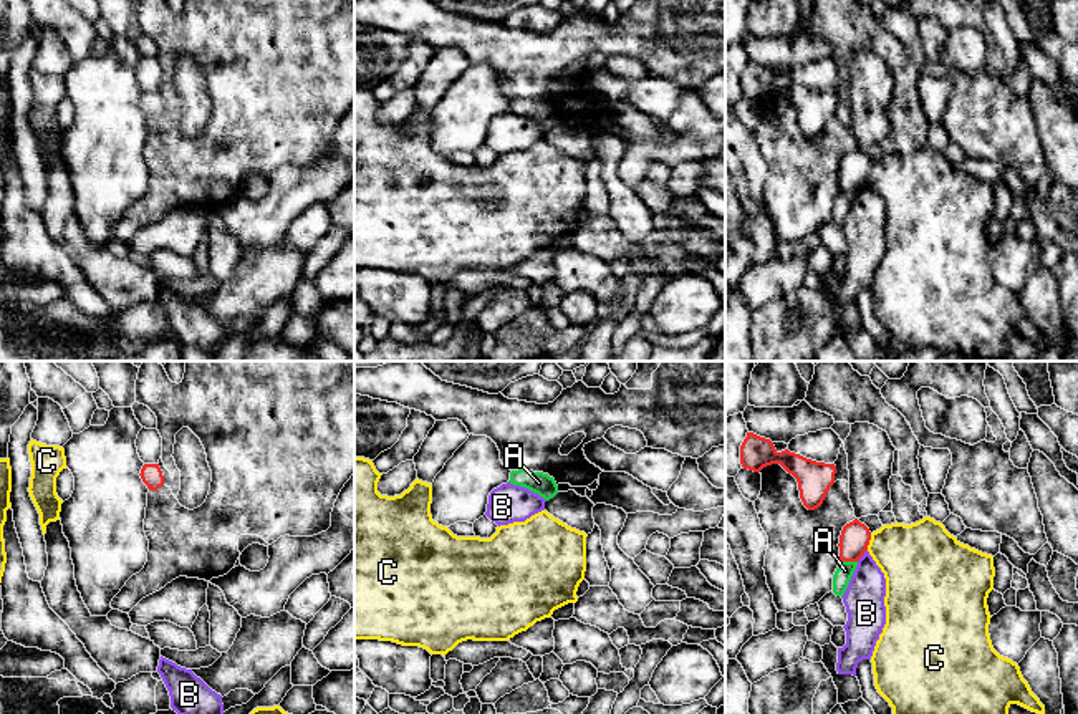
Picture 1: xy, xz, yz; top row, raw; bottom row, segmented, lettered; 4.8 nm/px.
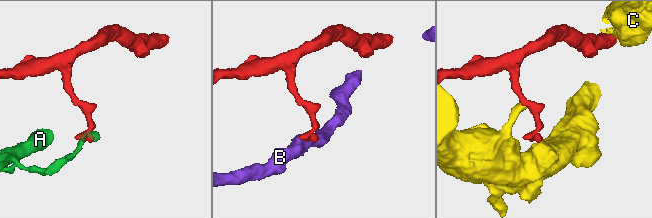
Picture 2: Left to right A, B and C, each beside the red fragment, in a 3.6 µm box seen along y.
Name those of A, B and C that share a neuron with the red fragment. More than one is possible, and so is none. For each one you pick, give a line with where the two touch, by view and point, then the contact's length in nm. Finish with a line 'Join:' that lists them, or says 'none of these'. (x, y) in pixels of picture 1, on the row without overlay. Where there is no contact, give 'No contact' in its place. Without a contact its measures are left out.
Join: none of these

